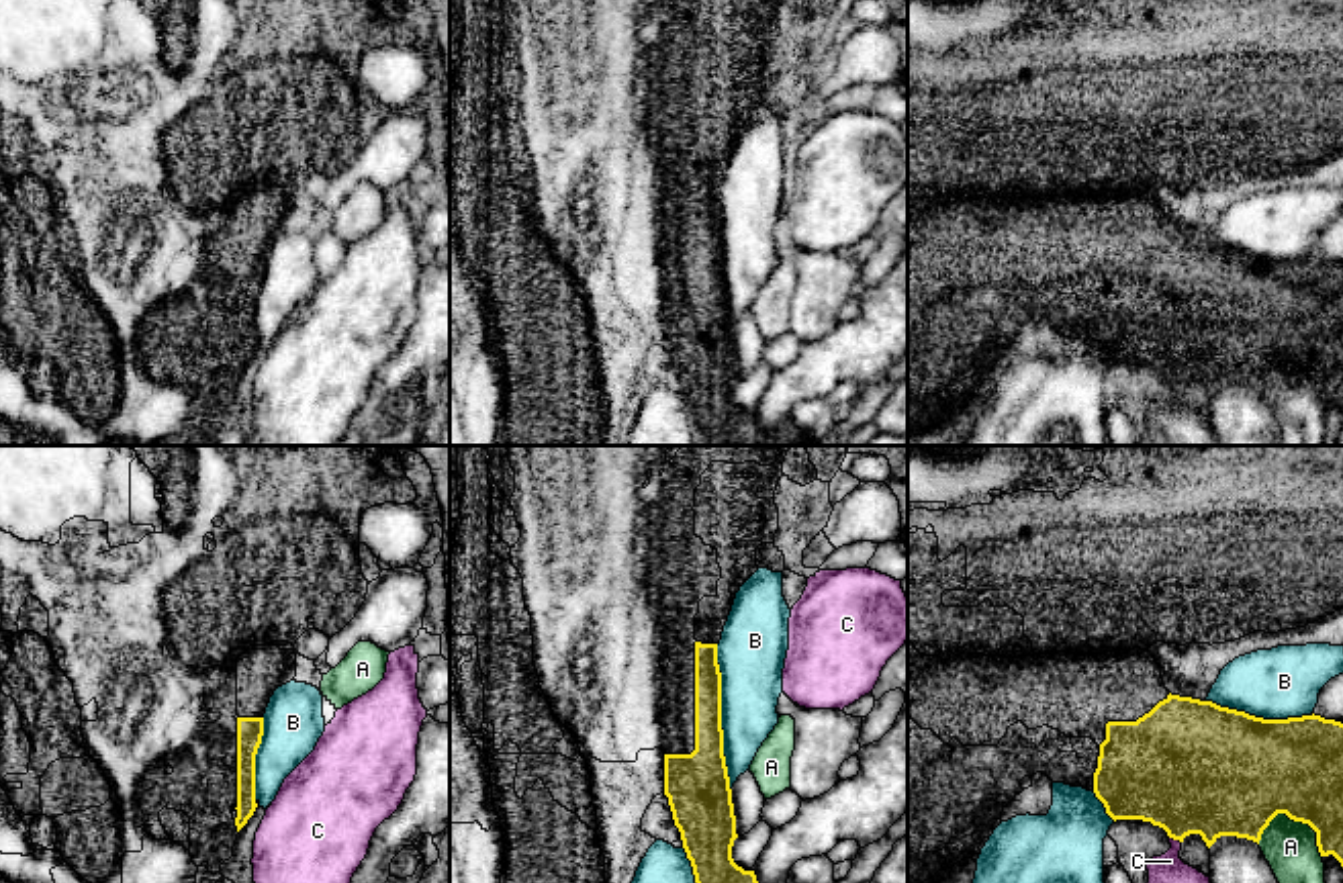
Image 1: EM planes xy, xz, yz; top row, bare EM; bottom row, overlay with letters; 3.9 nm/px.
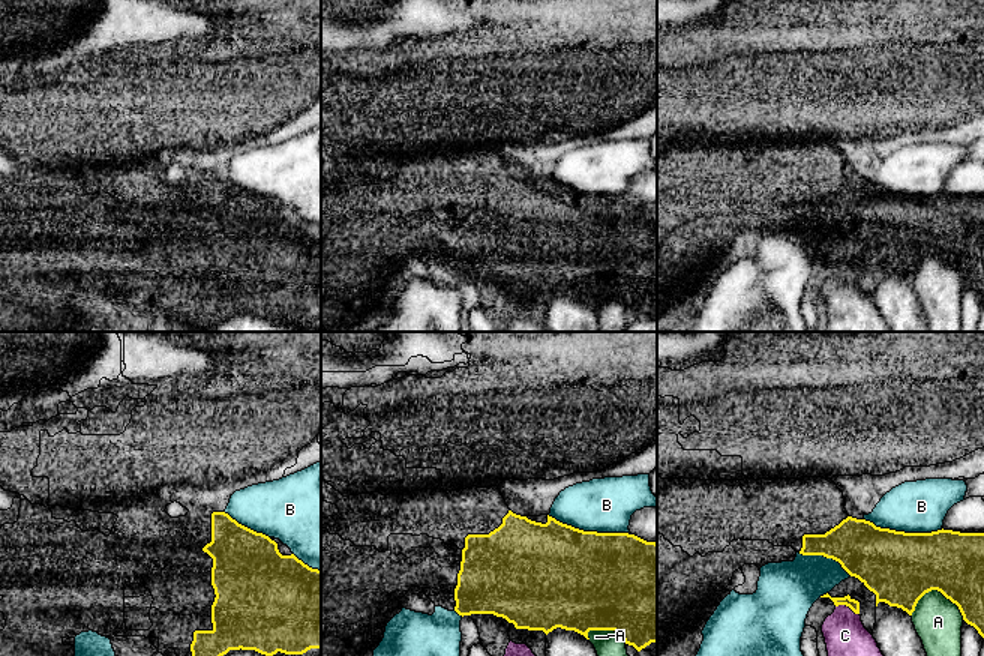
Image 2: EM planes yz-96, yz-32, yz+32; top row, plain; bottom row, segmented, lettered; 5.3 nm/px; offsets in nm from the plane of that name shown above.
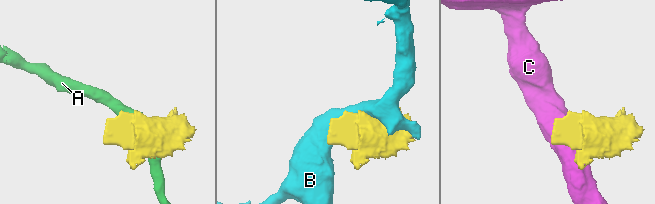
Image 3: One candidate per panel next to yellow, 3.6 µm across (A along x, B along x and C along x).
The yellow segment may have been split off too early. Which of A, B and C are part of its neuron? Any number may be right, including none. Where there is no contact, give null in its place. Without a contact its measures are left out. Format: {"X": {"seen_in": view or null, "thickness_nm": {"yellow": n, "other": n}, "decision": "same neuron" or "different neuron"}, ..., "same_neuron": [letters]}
{"A": {"seen_in": "yz", "thickness_nm": {"yellow": 380, "other": 200}, "decision": "different neuron"}, "B": {"seen_in": "xz", "thickness_nm": {"yellow": 200, "other": 260}, "decision": "different neuron"}, "C": {"seen_in": "yz", "thickness_nm": {"yellow": 440, "other": 280}, "decision": "different neuron"}, "same_neuron": []}

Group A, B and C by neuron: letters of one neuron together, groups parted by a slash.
A / B / C

